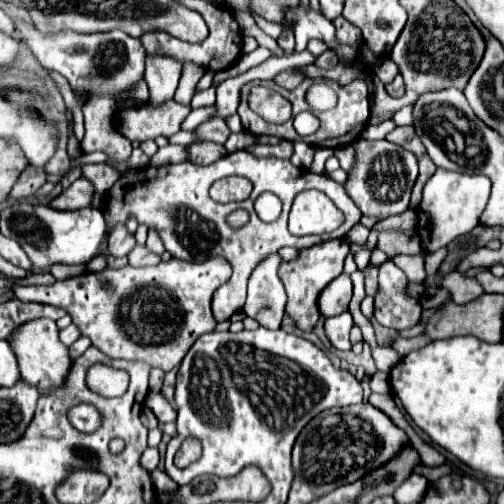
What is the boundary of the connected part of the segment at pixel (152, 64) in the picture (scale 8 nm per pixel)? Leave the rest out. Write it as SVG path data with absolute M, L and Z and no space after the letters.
M149 56L145 64L145 82L149 86L149 104L161 106L173 98L179 78L181 64L169 56Z

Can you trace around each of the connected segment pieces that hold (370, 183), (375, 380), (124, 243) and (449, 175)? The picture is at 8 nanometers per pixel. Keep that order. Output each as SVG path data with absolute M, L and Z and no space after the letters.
M359 138L353 142L357 150L357 164L349 172L349 178L345 182L347 194L353 198L353 202L359 206L359 210L365 216L395 216L409 208L411 188L417 180L417 156L389 140L363 140Z
M377 371L370 381L371 390L378 390L380 393L388 393L391 390L389 384L389 374Z
M115 224L109 234L109 252L113 256L127 256L135 246L135 236L129 234L125 224Z
M437 168L437 172L427 180L423 188L423 200L419 204L417 234L421 236L421 246L425 252L435 252L447 246L455 238L469 234L479 225L479 216L484 211L491 191L491 181L481 174L459 174Z

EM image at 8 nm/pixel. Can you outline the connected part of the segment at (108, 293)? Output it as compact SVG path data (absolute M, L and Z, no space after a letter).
M171 258L169 262L159 262L147 268L107 268L103 272L81 274L75 278L59 280L51 286L17 286L15 294L21 302L41 302L51 304L57 308L65 308L67 314L73 318L73 324L79 326L83 336L89 336L93 346L99 348L109 358L123 358L123 360L141 360L149 366L161 368L169 372L175 368L193 342L215 328L215 318L211 314L211 298L213 292L231 278L231 264L225 258L209 258L205 262L183 262Z

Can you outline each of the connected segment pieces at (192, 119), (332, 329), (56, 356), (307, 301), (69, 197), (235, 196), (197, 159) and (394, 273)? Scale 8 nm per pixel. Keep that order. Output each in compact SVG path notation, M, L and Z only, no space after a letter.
M215 104L213 106L203 106L203 108L191 110L191 114L185 118L181 130L195 130L201 122L205 122L207 118L213 118L213 112L215 112Z
M343 312L325 320L327 338L337 350L351 350L351 340L349 340L351 326L353 326L353 318L349 312Z
M39 318L39 320L33 320L33 322L19 326L9 344L19 360L19 370L21 370L23 380L29 382L31 386L37 386L41 396L47 396L53 390L53 386L65 384L65 378L67 378L69 368L73 364L73 358L69 356L69 346L61 344L59 328L53 320Z
M345 238L327 240L317 246L307 248L307 250L301 250L297 260L281 264L283 266L283 284L287 290L287 298L289 298L285 312L287 312L287 316L291 316L295 320L295 326L299 330L313 332L317 320L321 318L321 312L317 306L319 294L331 280L335 280L343 272L343 262L345 262L347 252L349 252L349 242Z
M87 178L75 180L61 196L57 196L51 206L55 210L81 210L93 202L95 186Z
M227 176L211 186L211 198L215 202L235 202L245 200L251 194L251 182L243 176Z
M191 144L189 146L189 152L191 152L191 156L189 156L189 162L193 162L193 164L203 164L203 166L207 166L207 164L211 164L213 160L219 160L221 156L225 156L227 154L227 150L225 150L225 146L221 146L221 144Z
M391 260L379 266L379 294L375 296L375 320L393 330L405 330L419 322L419 300L405 296L407 276Z

